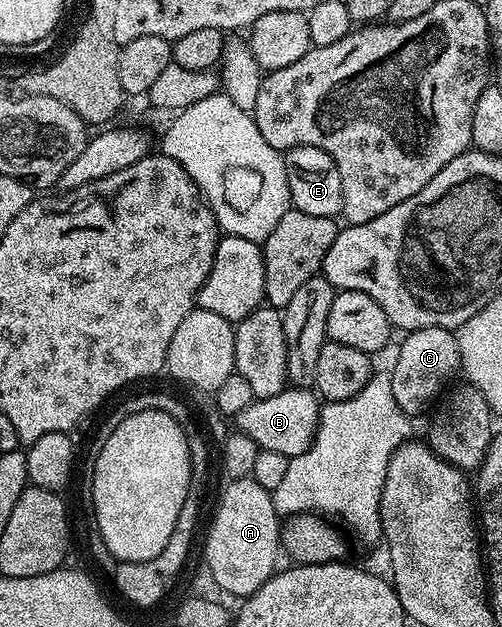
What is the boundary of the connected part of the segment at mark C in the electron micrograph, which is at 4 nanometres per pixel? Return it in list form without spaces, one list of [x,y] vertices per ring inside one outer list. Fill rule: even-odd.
[[[440,326],[410,331],[404,338],[406,339],[399,350],[399,358],[391,366],[393,396],[396,397],[398,407],[408,417],[415,418],[427,408],[429,410],[452,381],[451,376],[460,367],[459,348],[454,333]]]

